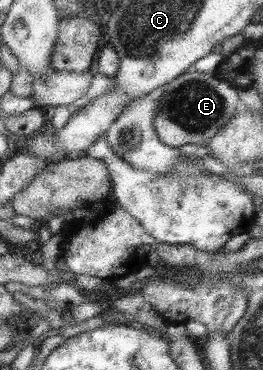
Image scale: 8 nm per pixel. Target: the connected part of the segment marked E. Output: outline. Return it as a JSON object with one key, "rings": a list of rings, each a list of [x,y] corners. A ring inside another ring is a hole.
{"rings":[[[183,72],[171,83],[167,83],[159,100],[159,108],[153,122],[155,133],[161,143],[167,147],[178,148],[180,145],[205,145],[216,131],[219,131],[241,106],[237,97],[237,88],[227,83],[220,74],[202,74]],[[171,93],[171,105],[169,95]]]}

